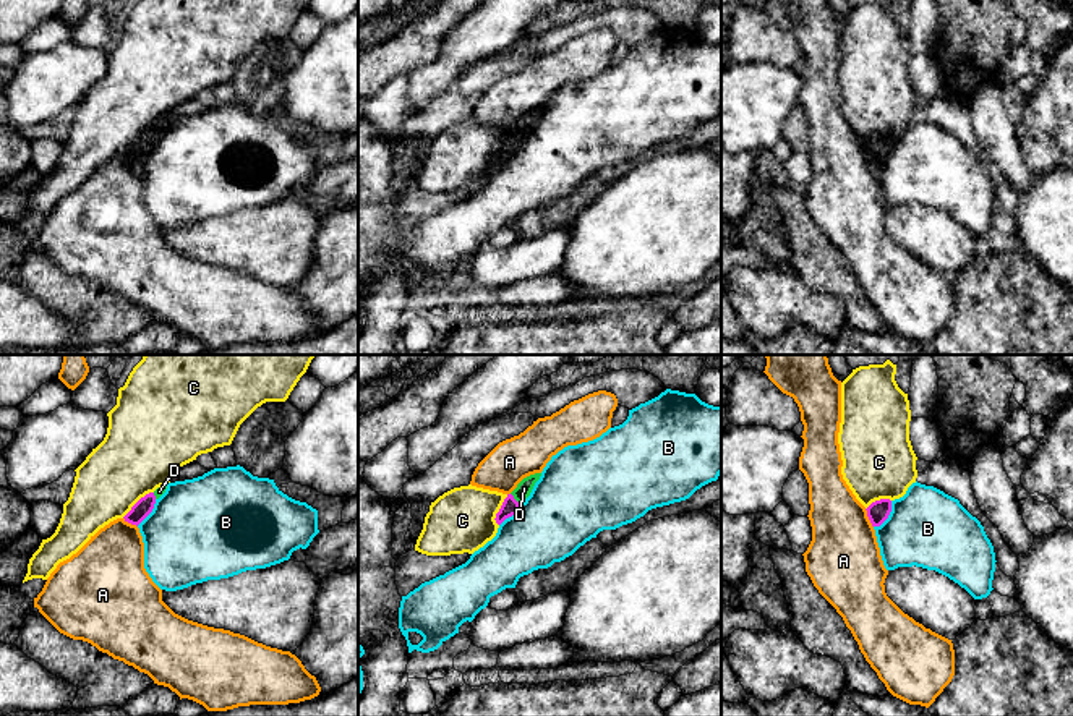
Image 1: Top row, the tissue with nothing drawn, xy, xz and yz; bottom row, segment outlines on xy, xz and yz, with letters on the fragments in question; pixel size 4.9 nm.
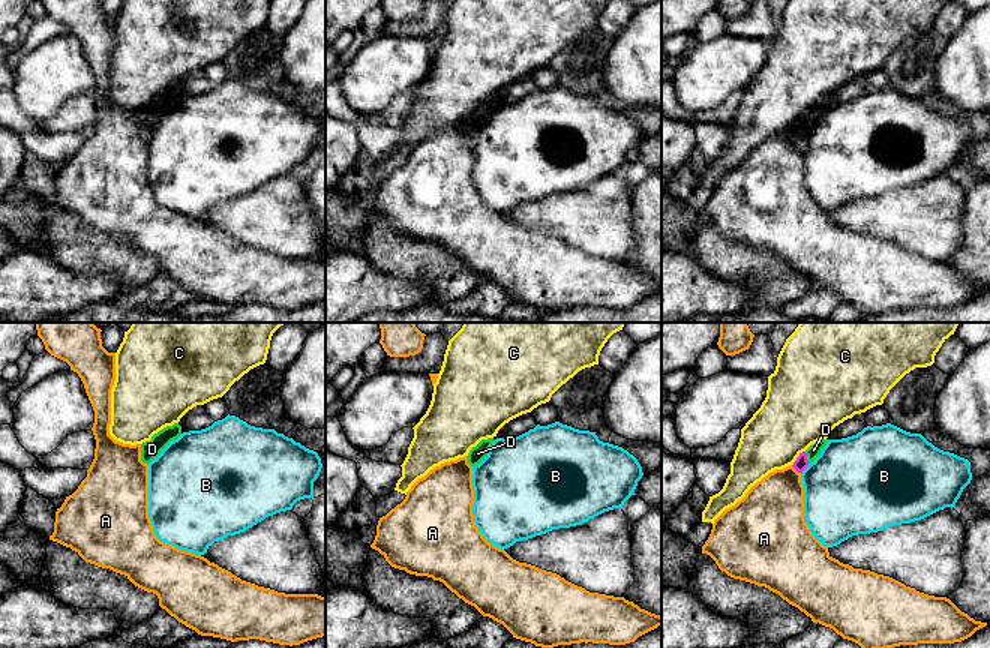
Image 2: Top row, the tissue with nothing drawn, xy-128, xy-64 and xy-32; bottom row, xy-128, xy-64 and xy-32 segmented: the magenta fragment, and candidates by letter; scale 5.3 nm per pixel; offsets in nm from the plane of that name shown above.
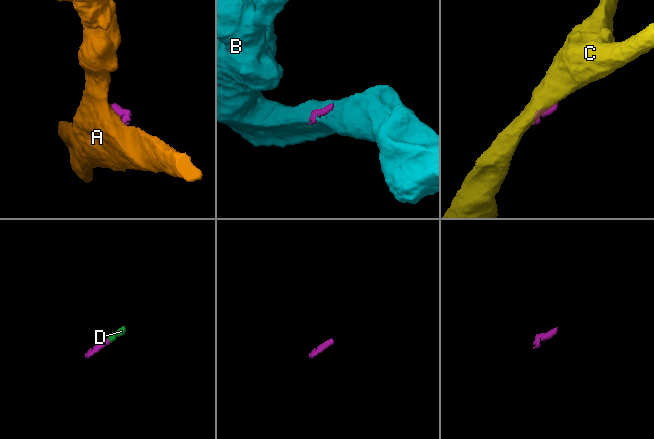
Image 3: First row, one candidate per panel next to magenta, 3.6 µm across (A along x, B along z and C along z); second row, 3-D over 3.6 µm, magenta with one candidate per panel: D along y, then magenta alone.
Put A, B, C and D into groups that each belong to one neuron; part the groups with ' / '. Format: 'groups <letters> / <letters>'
groups A / B / C / D

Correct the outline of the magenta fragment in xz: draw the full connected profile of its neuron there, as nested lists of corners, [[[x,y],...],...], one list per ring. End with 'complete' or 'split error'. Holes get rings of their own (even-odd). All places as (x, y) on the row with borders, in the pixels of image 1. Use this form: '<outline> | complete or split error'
[[[541,473],[530,475],[524,478],[517,488],[507,494],[504,499],[499,512],[496,514],[496,523],[501,525],[506,518],[512,517],[517,514],[519,505],[525,502],[525,499],[530,496],[535,483],[540,479]]] | split error

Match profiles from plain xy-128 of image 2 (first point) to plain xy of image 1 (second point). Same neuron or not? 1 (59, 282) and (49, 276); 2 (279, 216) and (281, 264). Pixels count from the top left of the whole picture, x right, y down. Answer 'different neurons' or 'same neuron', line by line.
1: different neurons
2: same neuron

